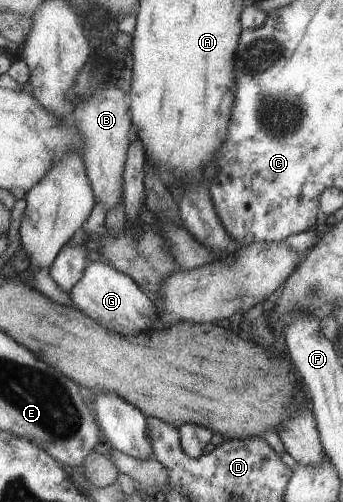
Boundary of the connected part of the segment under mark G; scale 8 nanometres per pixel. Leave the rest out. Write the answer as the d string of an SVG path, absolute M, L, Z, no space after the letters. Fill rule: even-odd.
M88 261L82 278L72 287L68 295L71 303L80 312L109 331L130 337L159 327L156 305L131 278L108 263Z

